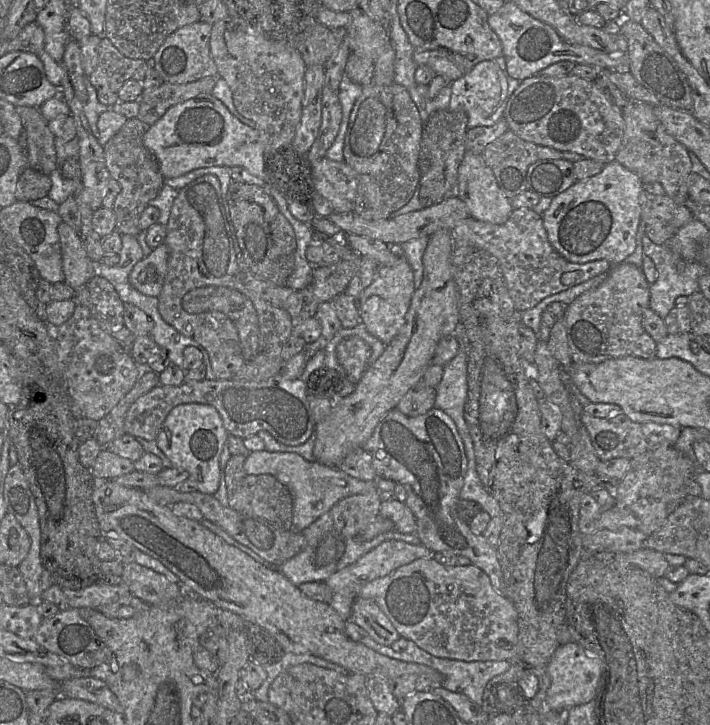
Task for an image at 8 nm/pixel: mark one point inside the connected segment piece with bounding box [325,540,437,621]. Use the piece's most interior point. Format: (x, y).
(345, 584)

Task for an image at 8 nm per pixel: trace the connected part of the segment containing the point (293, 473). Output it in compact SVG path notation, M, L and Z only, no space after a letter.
M267 450L250 452L243 468L247 474L270 474L280 481L293 497L293 531L301 532L341 499L368 492L379 492L375 481L363 481L351 477L337 467L329 467L318 462L309 462L295 453L270 452Z

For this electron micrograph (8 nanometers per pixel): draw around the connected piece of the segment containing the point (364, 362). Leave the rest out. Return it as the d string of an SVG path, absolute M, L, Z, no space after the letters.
M351 336L336 346L335 353L347 378L358 383L367 369L370 357L370 348L366 342L358 336Z

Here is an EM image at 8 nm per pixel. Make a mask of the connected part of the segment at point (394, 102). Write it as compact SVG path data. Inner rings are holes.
M371 82L362 87L362 93L355 101L350 114L343 149L343 162L358 174L354 213L368 220L388 219L418 192L422 132L423 120L420 112L405 87L396 82L387 86Z

